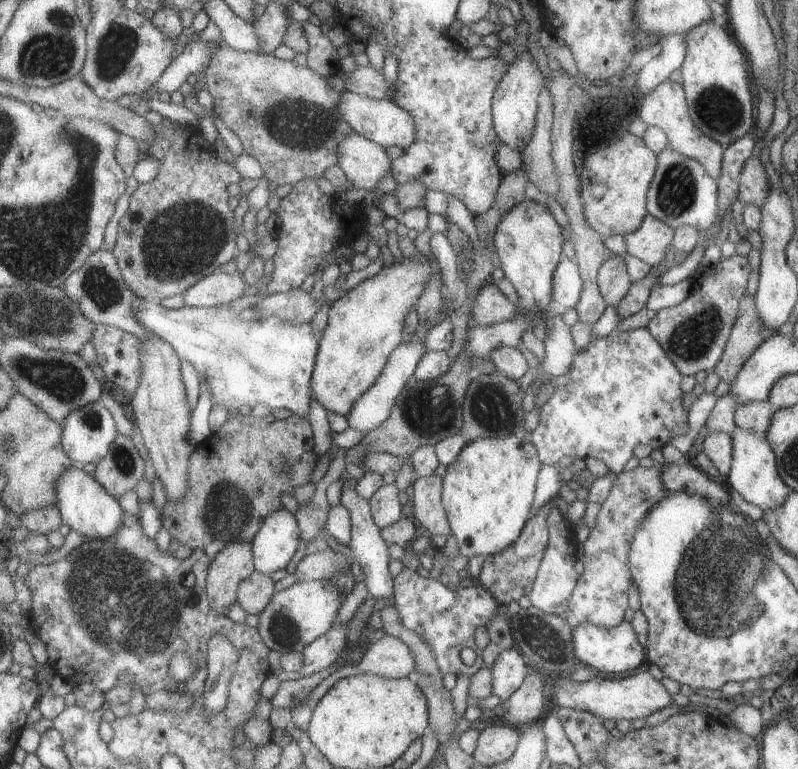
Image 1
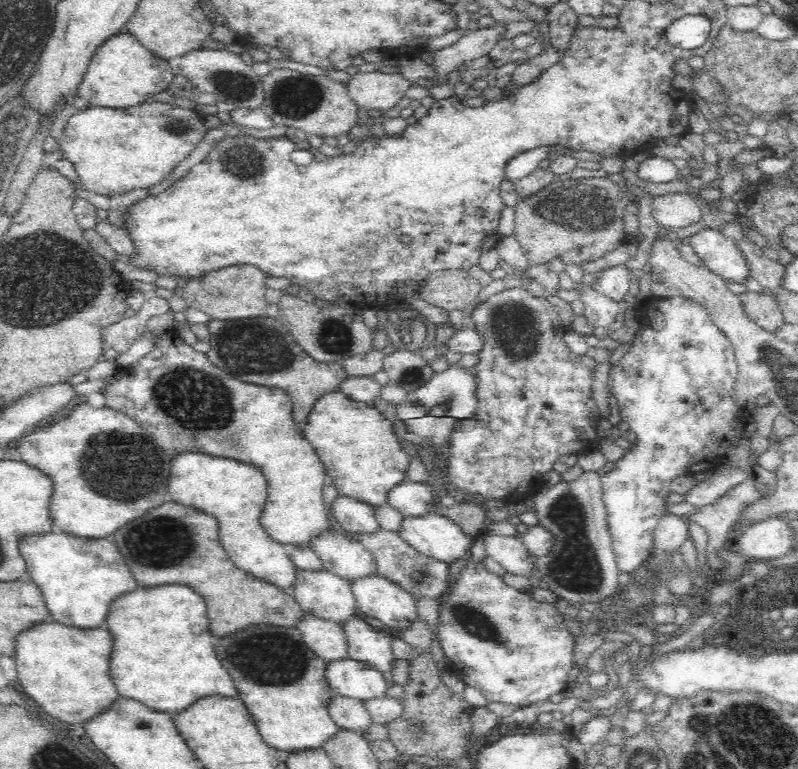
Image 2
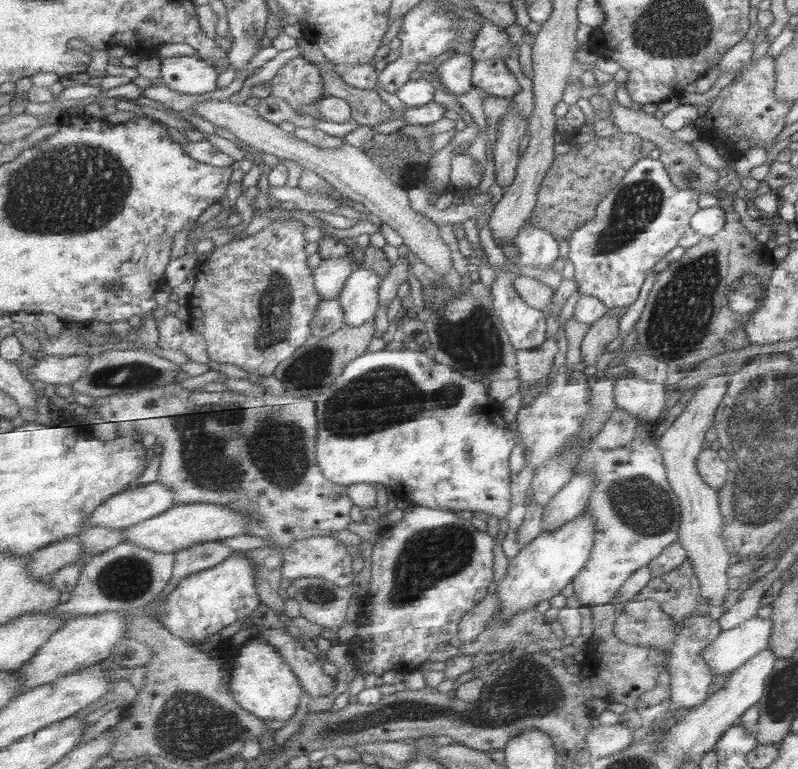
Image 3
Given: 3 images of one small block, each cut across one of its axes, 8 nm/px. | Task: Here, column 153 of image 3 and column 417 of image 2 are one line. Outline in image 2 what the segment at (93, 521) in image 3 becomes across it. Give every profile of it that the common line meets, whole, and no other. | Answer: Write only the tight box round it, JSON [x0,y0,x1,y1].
[387,480,438,518]

